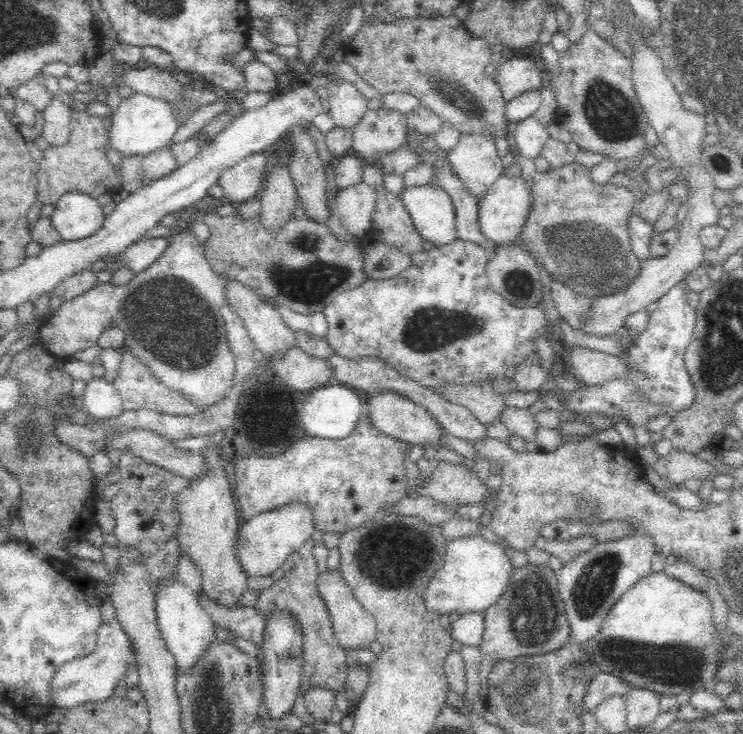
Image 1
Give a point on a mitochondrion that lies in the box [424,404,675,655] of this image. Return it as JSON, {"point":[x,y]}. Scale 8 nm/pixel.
{"point":[588,598]}

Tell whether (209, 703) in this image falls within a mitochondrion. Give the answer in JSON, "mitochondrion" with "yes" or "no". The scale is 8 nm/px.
{"mitochondrion":"yes"}

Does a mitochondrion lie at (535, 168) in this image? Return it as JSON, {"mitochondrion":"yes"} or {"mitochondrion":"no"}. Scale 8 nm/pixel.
{"mitochondrion":"no"}

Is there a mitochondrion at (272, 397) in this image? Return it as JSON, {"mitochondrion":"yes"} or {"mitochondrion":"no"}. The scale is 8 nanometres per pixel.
{"mitochondrion":"no"}

